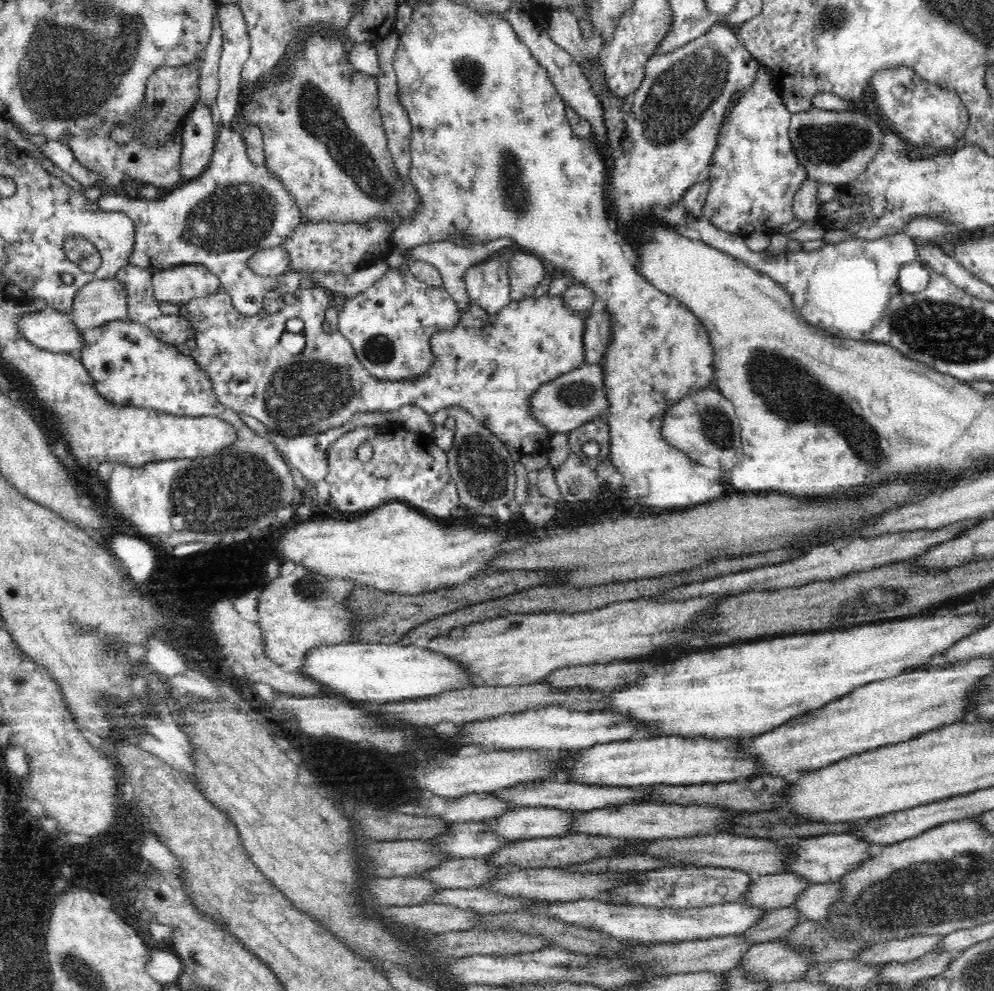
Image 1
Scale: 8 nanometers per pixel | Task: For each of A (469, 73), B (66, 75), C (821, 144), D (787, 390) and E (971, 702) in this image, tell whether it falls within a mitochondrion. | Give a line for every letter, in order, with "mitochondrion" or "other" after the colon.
A: mitochondrion
B: mitochondrion
C: mitochondrion
D: mitochondrion
E: other

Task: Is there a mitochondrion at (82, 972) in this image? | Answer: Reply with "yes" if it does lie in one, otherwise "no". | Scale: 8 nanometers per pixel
yes

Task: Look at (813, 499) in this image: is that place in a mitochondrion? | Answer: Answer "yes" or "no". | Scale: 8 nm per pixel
no

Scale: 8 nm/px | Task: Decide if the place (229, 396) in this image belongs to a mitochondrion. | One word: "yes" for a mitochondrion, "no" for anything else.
no

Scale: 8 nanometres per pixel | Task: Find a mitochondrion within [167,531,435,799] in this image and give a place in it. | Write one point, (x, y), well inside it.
(308, 588)

